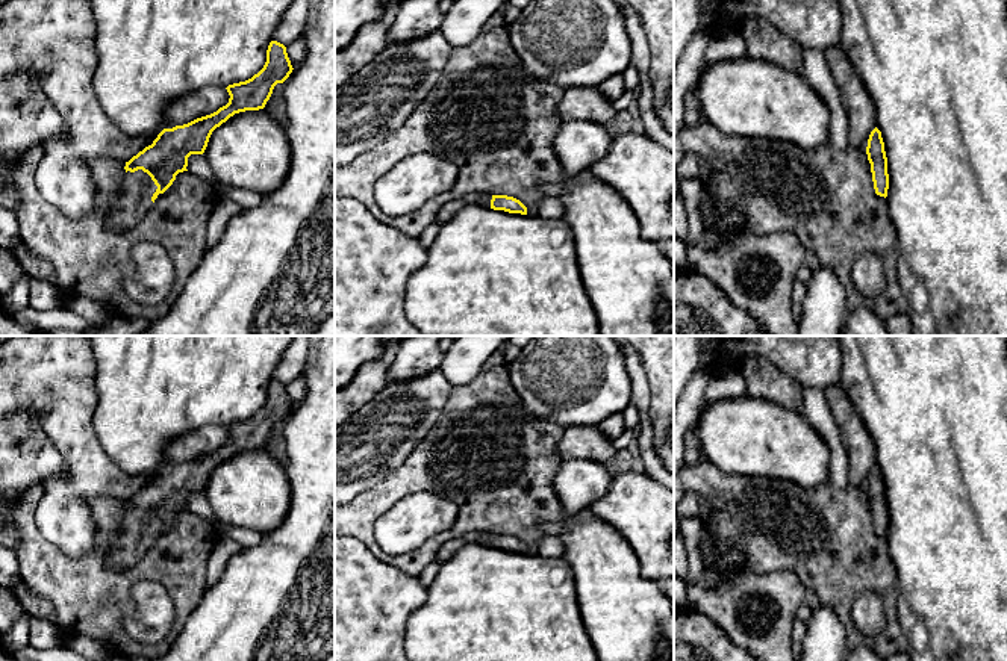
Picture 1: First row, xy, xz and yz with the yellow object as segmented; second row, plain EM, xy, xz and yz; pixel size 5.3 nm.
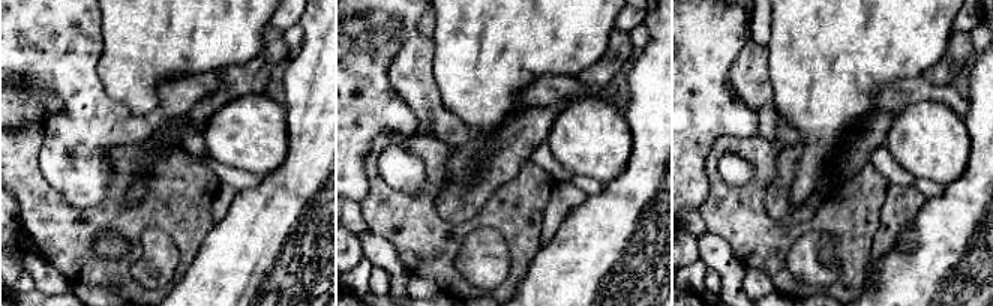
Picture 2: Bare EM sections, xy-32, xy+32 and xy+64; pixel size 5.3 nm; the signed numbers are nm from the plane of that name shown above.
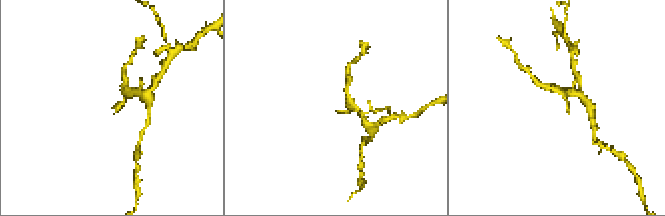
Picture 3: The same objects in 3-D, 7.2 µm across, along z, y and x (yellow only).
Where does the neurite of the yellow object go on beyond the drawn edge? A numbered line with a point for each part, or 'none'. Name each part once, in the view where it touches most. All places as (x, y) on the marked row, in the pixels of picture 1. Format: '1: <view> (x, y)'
1: xy (135, 197)

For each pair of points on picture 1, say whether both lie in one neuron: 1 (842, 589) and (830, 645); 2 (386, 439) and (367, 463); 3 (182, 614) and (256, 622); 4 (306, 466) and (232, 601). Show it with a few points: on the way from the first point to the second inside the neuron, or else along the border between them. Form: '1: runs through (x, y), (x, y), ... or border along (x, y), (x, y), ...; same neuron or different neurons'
1: border along (819, 602), (826, 604), (841, 620), (847, 645); different neurons
2: runs through (380, 445), (368, 457); same neuron
3: border along (206, 589), (183, 629), (170, 645); different neurons
4: runs through (306, 499), (306, 527), (265, 567); same neuron

